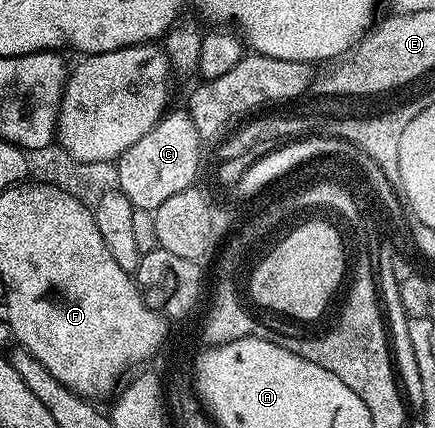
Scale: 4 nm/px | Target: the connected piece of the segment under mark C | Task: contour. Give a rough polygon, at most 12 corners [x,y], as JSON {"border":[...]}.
{"border":[[169,111],[115,161],[119,192],[152,212],[197,183],[200,135]]}

